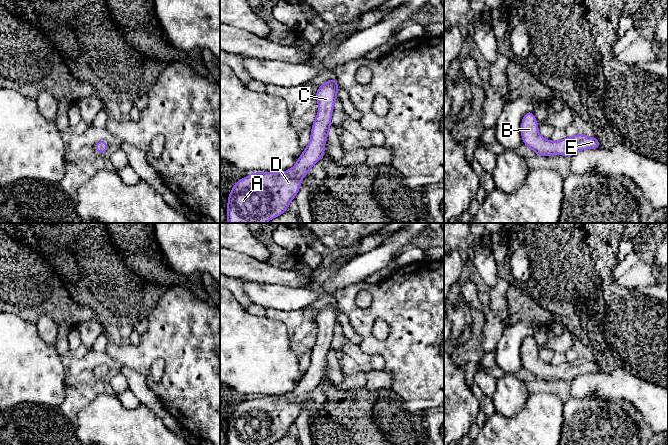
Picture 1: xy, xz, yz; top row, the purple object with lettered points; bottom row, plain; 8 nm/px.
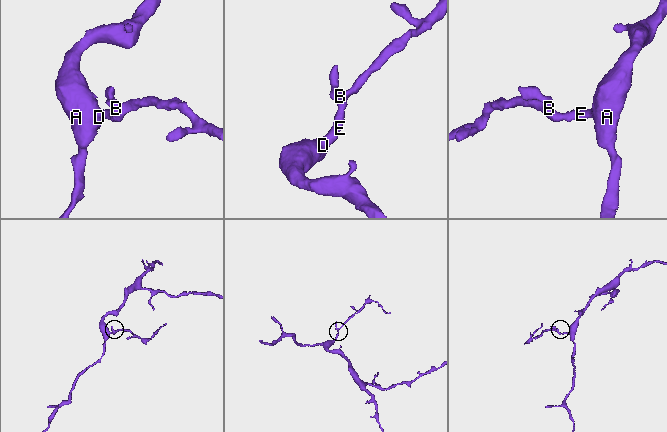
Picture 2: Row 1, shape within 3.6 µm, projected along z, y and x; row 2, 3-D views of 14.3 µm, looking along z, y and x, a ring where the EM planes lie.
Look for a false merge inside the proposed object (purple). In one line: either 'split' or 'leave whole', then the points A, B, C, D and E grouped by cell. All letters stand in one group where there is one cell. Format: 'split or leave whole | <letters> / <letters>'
leave whole | A B C D E

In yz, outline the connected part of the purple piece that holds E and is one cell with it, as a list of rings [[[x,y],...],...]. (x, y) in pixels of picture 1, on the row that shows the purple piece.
[[[533,111],[524,114],[521,122],[522,141],[536,155],[548,157],[559,153],[562,156],[572,157],[581,150],[601,148],[596,136],[589,137],[579,133],[557,142],[546,140],[539,134],[538,125]]]

